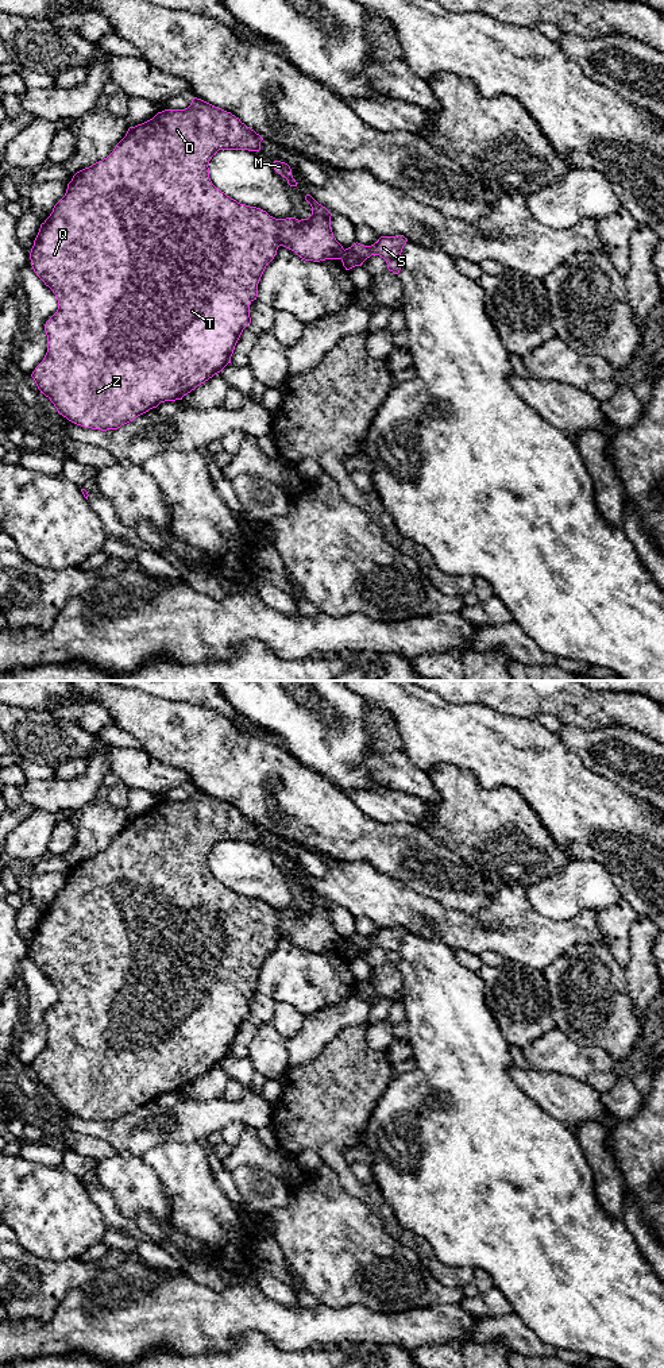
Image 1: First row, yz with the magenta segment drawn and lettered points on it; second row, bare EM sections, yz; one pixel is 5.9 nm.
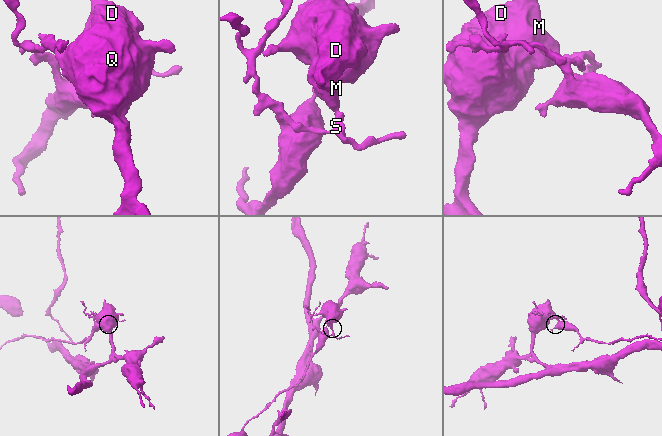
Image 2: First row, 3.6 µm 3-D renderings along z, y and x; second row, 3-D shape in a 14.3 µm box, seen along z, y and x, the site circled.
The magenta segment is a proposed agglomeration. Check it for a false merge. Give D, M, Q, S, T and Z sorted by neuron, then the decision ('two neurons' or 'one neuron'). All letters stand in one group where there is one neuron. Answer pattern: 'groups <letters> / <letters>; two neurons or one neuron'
groups D M Q T Z / S; two neurons

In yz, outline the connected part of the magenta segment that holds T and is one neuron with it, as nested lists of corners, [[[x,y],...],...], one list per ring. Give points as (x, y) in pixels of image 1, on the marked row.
[[[193,97],[190,105],[185,109],[165,109],[153,119],[130,127],[126,136],[107,158],[73,176],[65,196],[54,205],[50,216],[40,224],[30,253],[34,271],[53,290],[58,300],[57,312],[45,324],[47,352],[31,377],[40,393],[49,397],[58,413],[69,421],[92,429],[117,429],[150,409],[157,408],[161,402],[182,400],[184,396],[220,373],[231,363],[235,346],[243,330],[251,323],[250,304],[256,300],[260,277],[266,266],[277,255],[279,246],[294,251],[305,261],[341,259],[344,248],[333,236],[331,228],[332,213],[310,194],[305,196],[305,200],[312,207],[312,215],[308,219],[275,219],[260,208],[238,203],[212,184],[208,165],[219,150],[259,151],[262,140],[263,138],[259,134],[242,123],[231,112]]]

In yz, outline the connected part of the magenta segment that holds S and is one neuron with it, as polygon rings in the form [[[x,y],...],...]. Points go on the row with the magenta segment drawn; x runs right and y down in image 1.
[[[404,235],[381,236],[371,246],[356,242],[344,250],[341,257],[343,266],[345,270],[350,270],[355,266],[362,266],[371,255],[379,255],[386,261],[387,269],[394,274],[398,274],[401,270],[401,253],[406,242],[408,239]]]

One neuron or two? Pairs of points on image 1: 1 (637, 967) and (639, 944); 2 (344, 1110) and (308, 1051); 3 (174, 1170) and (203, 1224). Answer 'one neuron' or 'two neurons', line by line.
1: one neuron
2: two neurons
3: one neuron

